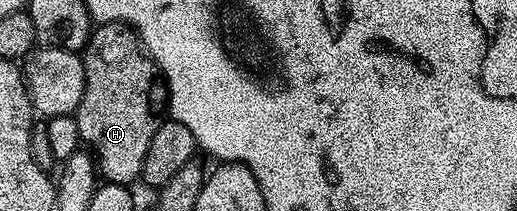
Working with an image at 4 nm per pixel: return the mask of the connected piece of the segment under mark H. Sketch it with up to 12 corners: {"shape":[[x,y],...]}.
{"shape":[[97,24],[82,50],[80,140],[131,186],[166,109],[136,30]]}

